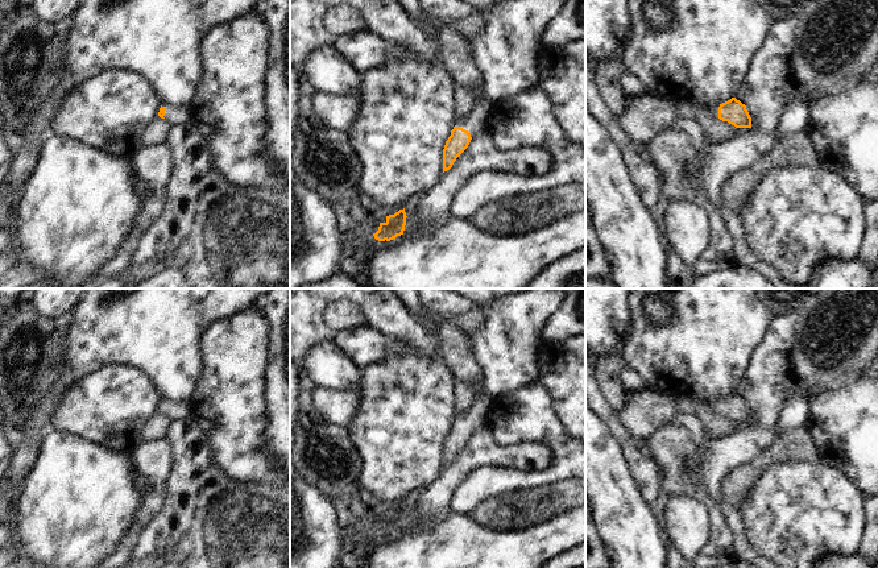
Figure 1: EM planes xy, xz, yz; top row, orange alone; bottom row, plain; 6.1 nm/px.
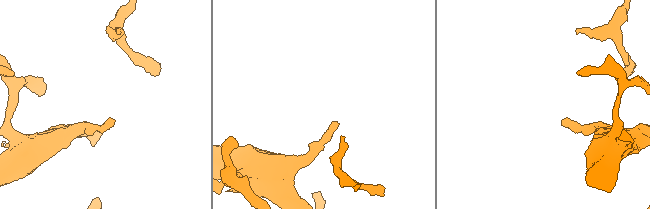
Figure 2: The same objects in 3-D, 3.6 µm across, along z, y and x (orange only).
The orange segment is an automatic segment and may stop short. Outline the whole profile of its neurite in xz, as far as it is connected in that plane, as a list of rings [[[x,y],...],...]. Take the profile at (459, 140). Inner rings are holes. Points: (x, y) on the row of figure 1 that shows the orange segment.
[[[481,92],[475,96],[471,112],[463,119],[456,119],[456,125],[443,149],[443,173],[452,167],[456,158],[468,148],[472,137],[484,132],[492,104],[493,100]]]

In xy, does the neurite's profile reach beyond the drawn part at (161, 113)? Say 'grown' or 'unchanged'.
grown

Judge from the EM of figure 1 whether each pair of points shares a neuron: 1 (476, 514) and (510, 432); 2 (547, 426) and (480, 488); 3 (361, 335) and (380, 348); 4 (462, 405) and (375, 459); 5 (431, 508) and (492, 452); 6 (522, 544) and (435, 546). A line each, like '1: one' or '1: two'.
1: two
2: one
3: one
4: two
5: one
6: one

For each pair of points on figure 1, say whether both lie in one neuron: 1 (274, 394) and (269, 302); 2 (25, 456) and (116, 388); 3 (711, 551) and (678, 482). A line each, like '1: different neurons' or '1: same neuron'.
1: same neuron
2: different neurons
3: same neuron

